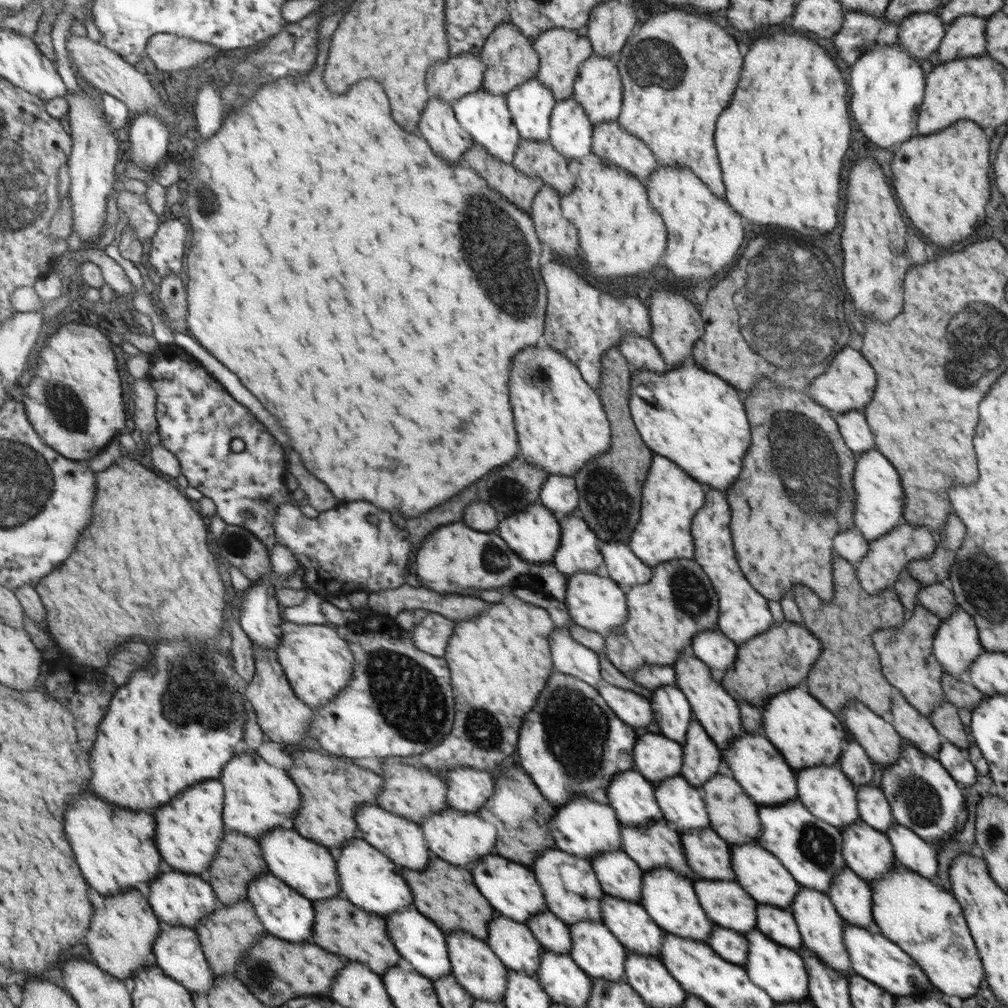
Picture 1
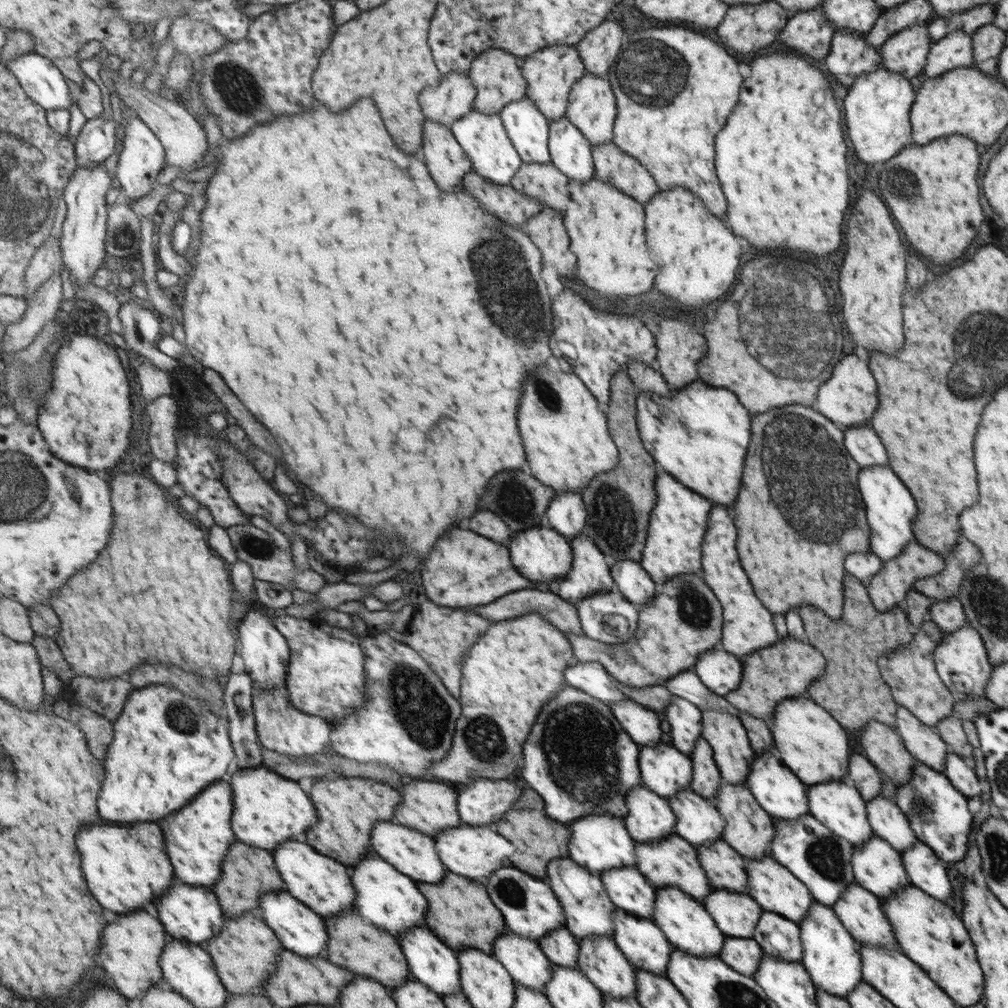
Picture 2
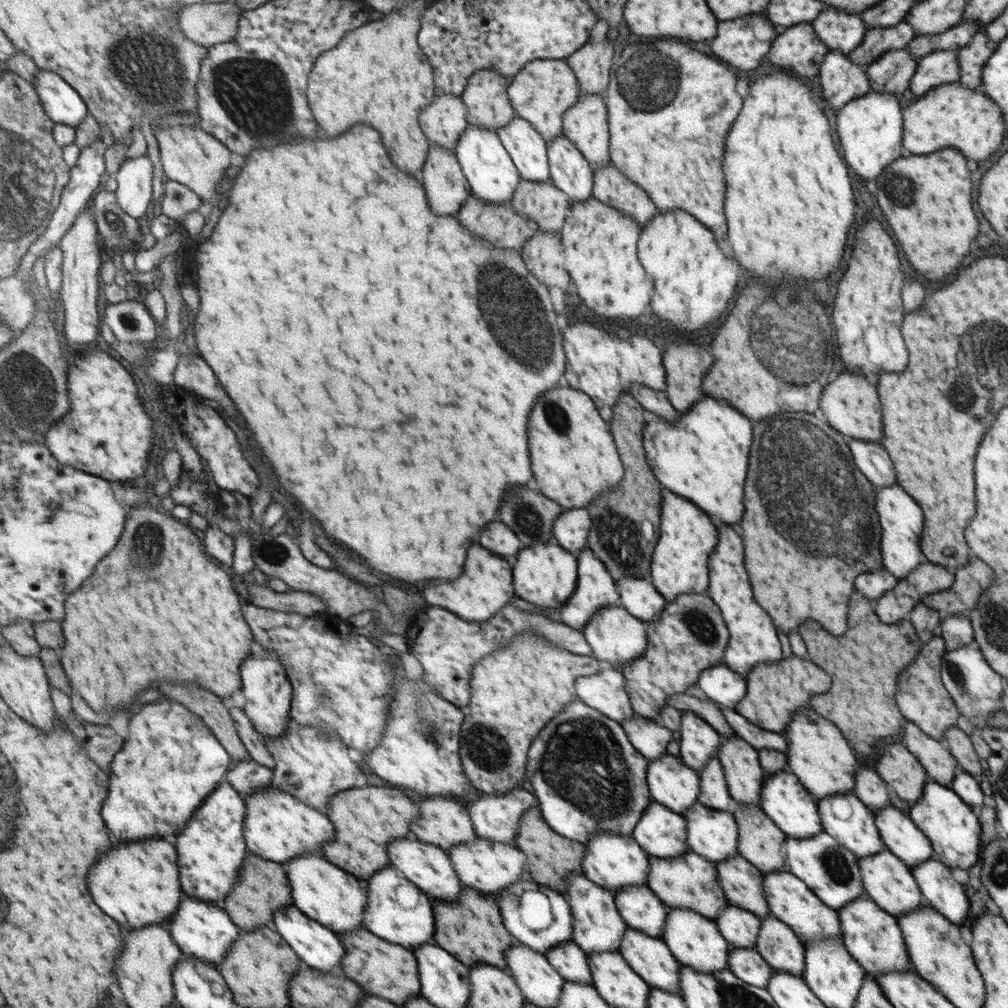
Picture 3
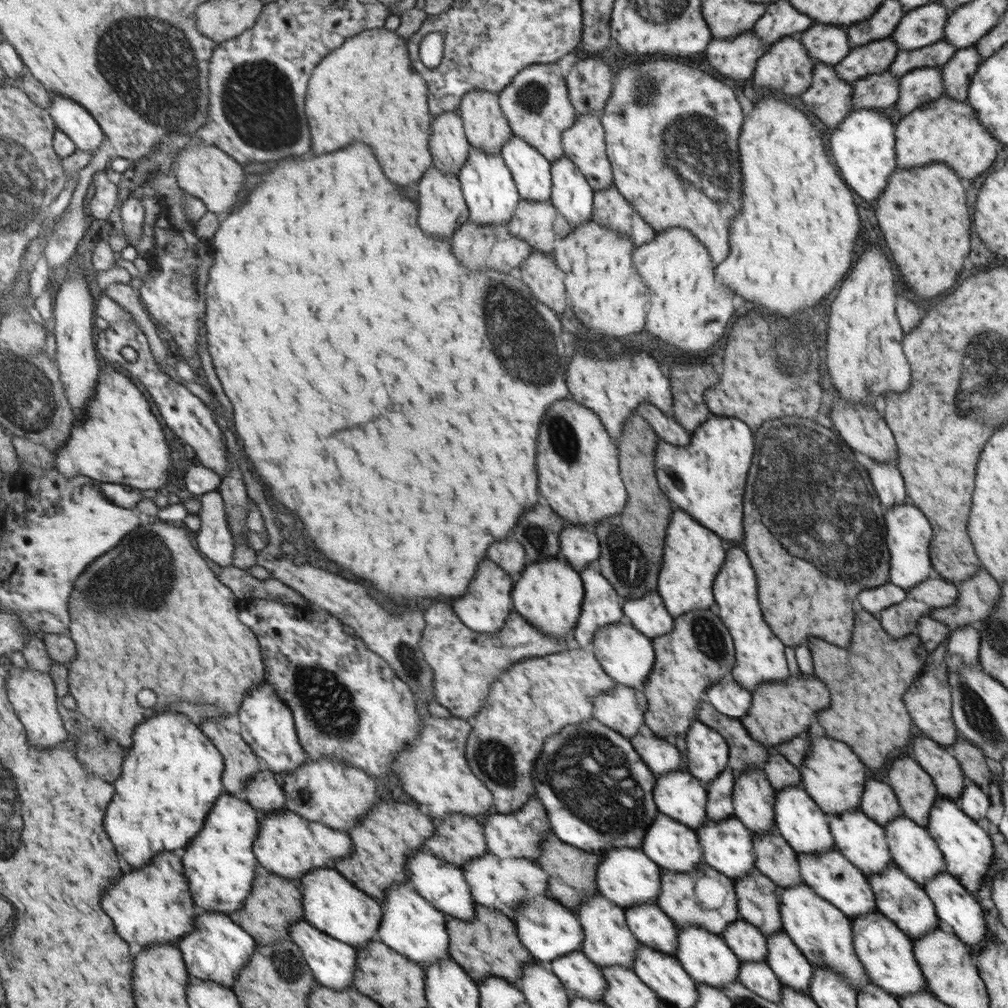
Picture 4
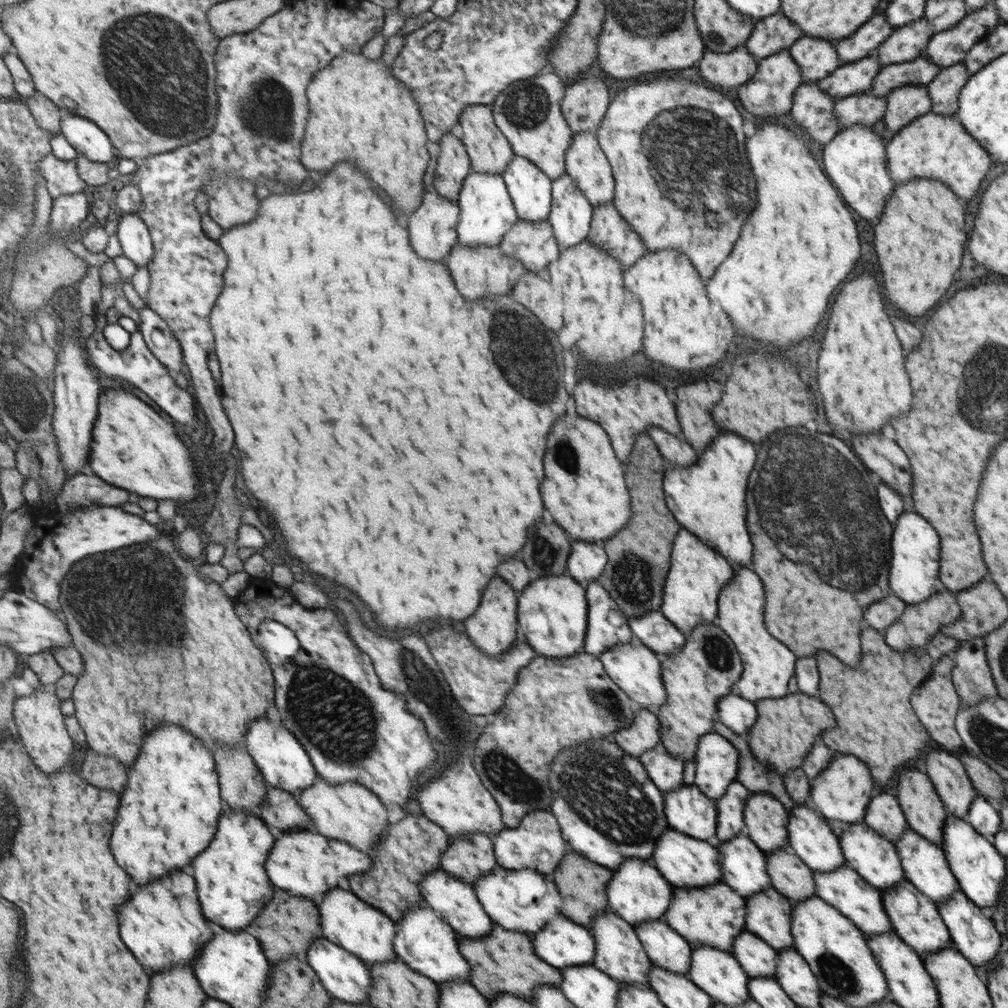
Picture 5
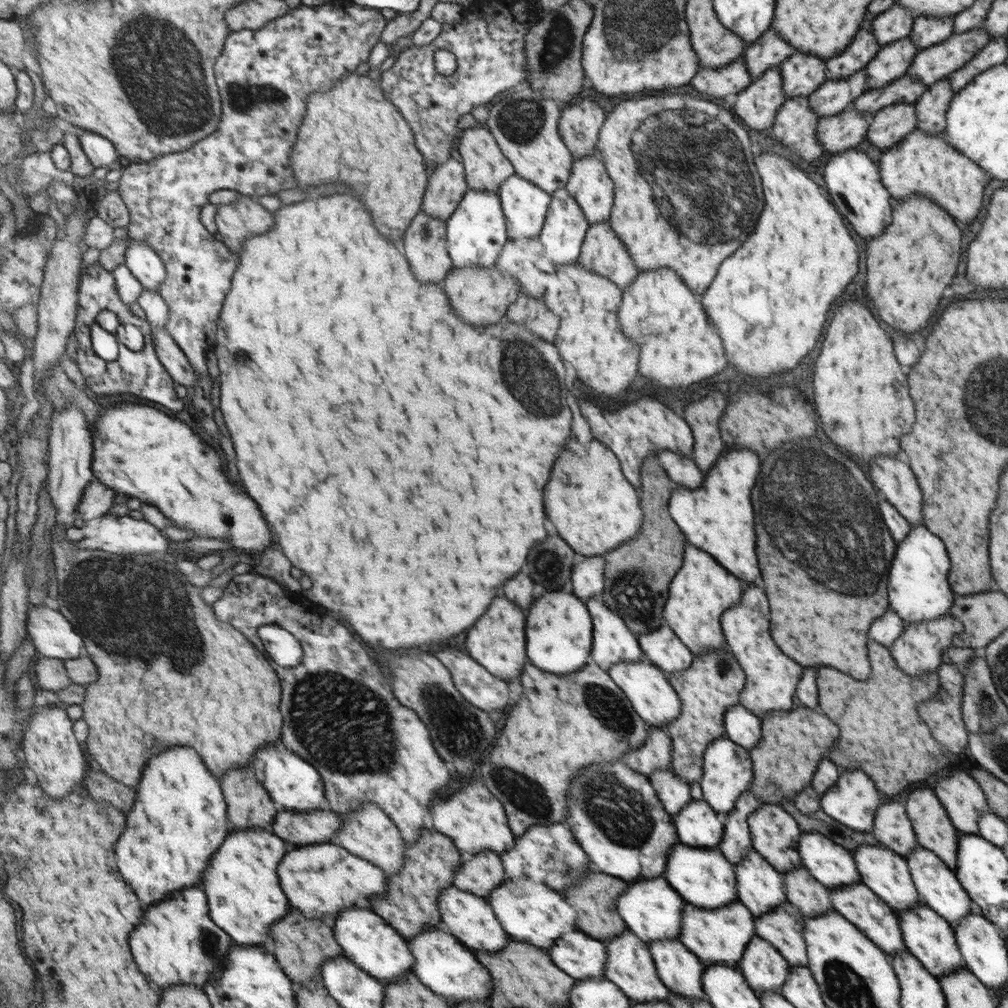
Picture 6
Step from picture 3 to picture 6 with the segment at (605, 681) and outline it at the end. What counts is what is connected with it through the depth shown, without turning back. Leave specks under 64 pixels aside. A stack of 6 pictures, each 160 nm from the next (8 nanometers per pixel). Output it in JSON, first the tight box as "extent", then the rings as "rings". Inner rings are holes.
{"extent":[625,726,671,777],"rings":[[[648,726],[647,740],[643,746],[625,752],[625,764],[635,772],[648,777],[661,769],[671,769],[671,739],[665,735],[663,729]]]}

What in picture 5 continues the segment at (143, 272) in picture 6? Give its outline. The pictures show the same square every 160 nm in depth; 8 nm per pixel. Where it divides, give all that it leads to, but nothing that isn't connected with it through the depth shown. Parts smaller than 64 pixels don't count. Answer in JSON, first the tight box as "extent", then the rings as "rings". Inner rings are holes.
{"extent":[117,212,156,268],"rings":[[[137,212],[125,213],[120,218],[117,234],[122,254],[136,262],[137,268],[147,267],[154,261],[156,248],[147,223]]]}

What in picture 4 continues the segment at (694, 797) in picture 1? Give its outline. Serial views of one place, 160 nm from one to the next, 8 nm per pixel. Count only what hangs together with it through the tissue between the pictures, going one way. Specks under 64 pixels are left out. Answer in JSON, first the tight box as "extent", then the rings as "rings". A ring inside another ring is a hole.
{"extent":[695,816,755,880],"rings":[[[734,816],[723,820],[723,822],[708,819],[703,826],[695,831],[702,847],[703,862],[716,869],[717,872],[724,874],[731,880],[737,880],[744,878],[745,875],[749,875],[755,870],[752,833]]]}

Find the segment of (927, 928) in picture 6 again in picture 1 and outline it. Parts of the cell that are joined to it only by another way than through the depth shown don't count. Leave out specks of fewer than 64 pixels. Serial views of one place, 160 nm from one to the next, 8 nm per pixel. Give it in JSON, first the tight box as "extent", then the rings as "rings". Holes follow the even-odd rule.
{"extent":[839,820,895,883],"rings":[[[861,820],[839,831],[843,837],[844,863],[864,881],[870,883],[895,868],[892,845],[882,832]]]}

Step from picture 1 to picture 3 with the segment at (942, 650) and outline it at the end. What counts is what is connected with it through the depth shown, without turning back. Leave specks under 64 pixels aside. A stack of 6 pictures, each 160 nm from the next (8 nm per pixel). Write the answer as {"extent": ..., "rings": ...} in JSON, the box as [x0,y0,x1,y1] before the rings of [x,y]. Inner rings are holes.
{"extent":[941,642,1005,731],"rings":[[[975,642],[959,648],[955,652],[945,654],[945,666],[941,668],[941,680],[949,691],[949,696],[956,701],[957,710],[961,716],[971,719],[976,731],[988,726],[988,718],[995,712],[1003,709],[1003,687],[1005,682],[1000,674],[993,672],[983,654],[979,652]]]}

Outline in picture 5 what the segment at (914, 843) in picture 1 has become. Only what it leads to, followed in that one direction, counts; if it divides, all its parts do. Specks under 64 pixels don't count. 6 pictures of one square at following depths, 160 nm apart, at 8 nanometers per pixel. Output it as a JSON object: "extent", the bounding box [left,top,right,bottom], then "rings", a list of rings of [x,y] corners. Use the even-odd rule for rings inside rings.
{"extent":[939,888,999,971],"rings":[[[957,888],[952,898],[939,906],[939,913],[948,927],[951,946],[957,949],[957,952],[962,953],[978,970],[983,971],[985,966],[989,966],[999,948],[999,934],[993,928],[991,920],[981,914],[981,907],[973,904],[973,901],[970,901],[964,892]]]}

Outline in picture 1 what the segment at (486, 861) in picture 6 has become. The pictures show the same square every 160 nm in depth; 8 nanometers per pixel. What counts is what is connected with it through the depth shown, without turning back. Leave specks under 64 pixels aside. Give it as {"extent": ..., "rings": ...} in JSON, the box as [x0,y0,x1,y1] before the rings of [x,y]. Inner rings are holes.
{"extent":[378,757,449,824],"rings":[[[389,757],[380,761],[385,790],[380,792],[378,804],[384,809],[421,824],[429,815],[449,808],[449,786],[435,774],[431,774],[431,770],[425,767],[415,768],[415,766],[407,765],[404,763],[404,758]]]}

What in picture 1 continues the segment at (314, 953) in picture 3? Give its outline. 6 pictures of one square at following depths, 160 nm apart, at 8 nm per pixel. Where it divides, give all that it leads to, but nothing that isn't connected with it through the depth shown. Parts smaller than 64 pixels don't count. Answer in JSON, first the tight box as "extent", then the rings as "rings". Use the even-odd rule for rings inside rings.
{"extent":[247,872,316,943],"rings":[[[271,872],[259,875],[248,888],[247,900],[253,903],[269,933],[292,943],[313,941],[316,924],[314,903],[297,889],[291,888],[282,878]]]}

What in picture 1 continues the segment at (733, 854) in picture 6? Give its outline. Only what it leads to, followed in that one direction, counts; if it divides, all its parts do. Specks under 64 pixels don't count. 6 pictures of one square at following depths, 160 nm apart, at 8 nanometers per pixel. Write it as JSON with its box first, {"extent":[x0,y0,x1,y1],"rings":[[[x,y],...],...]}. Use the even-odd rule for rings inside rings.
{"extent":[680,720,721,788],"rings":[[[691,720],[683,742],[683,766],[680,775],[693,787],[701,788],[717,774],[721,750],[712,741],[704,728]]]}

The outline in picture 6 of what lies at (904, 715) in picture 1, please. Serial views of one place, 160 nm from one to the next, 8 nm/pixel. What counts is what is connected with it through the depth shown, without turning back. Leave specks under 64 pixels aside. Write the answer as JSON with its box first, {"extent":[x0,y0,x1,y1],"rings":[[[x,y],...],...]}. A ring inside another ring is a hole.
{"extent":[933,767,985,835],"rings":[[[951,767],[949,772],[937,777],[933,792],[940,797],[945,812],[956,825],[957,830],[965,834],[978,835],[978,820],[985,814],[983,790],[974,777],[969,778],[965,772]]]}

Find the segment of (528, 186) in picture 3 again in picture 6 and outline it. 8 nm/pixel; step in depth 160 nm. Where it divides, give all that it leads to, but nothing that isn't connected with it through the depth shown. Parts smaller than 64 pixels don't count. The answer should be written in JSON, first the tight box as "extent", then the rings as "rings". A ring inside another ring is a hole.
{"extent":[495,237,553,296],"rings":[[[537,237],[506,240],[495,264],[499,272],[520,281],[521,291],[529,296],[541,296],[545,292],[553,266]]]}

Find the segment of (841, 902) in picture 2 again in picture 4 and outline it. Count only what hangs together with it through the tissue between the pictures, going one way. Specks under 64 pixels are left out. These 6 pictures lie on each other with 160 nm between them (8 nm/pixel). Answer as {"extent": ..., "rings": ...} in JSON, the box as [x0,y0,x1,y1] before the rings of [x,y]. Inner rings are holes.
{"extent":[851,911,928,999],"rings":[[[873,911],[853,917],[851,927],[855,953],[863,964],[864,972],[867,972],[869,982],[889,993],[894,999],[928,991],[924,973],[915,959],[911,938],[897,928],[893,921],[879,911]]]}

